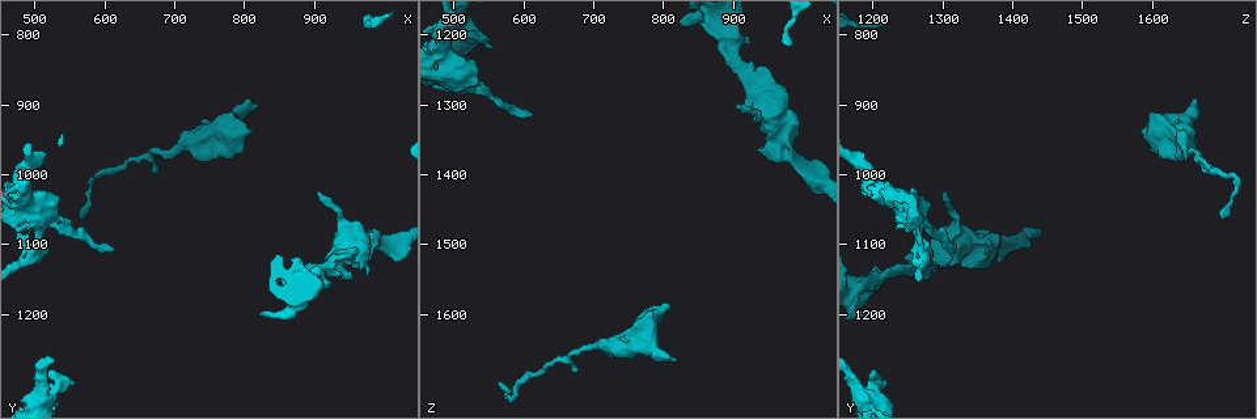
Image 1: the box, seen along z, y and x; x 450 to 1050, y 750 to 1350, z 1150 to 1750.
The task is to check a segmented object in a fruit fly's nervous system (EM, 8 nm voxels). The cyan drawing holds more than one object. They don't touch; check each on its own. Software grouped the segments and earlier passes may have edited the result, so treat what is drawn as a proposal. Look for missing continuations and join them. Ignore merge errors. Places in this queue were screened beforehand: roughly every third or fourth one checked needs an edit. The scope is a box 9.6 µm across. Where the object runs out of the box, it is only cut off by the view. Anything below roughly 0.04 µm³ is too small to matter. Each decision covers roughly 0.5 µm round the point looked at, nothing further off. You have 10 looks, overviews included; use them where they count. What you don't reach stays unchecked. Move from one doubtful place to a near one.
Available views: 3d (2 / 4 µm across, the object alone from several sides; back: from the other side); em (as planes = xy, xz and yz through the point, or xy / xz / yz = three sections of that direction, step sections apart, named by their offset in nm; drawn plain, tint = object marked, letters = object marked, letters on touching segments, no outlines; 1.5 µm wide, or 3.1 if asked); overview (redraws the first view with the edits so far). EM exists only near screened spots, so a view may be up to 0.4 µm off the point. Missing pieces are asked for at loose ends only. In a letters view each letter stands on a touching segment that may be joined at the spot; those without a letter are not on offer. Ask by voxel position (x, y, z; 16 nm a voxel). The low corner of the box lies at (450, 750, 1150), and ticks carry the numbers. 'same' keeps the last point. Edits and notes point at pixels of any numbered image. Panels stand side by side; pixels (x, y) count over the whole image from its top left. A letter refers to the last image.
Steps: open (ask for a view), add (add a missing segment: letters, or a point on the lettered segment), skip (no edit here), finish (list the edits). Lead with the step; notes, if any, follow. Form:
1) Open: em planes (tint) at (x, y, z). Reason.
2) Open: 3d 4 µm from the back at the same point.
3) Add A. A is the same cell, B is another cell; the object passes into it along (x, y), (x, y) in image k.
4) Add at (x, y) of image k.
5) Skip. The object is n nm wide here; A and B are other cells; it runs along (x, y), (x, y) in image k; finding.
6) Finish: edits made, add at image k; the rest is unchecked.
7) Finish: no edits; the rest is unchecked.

Open: 3d 2 µm at (965, 1135, 1280). An open end.

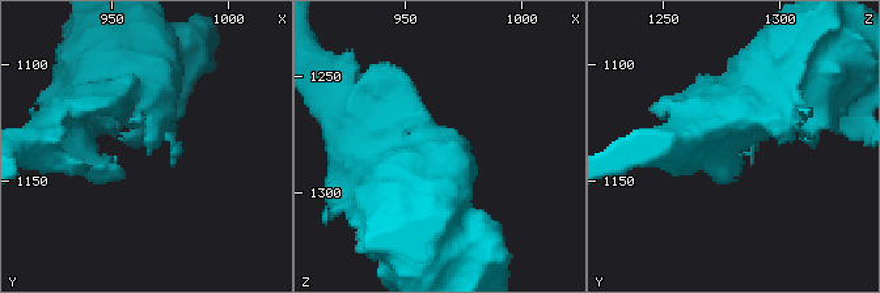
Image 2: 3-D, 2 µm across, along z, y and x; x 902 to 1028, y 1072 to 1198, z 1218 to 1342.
Open: em xy step 4 (letters) at the same point.

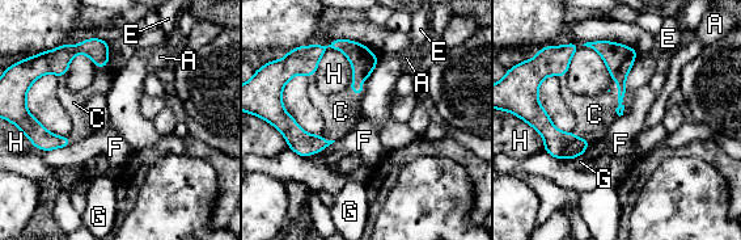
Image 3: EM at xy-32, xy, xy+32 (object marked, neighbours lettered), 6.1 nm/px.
Add C. The longest contact is with H, 280 nm; C is the same cell, A, E, F, G and H are other cells; the neuron continues.

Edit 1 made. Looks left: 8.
Open: em planes (plain) at (565, 1060, 1700).

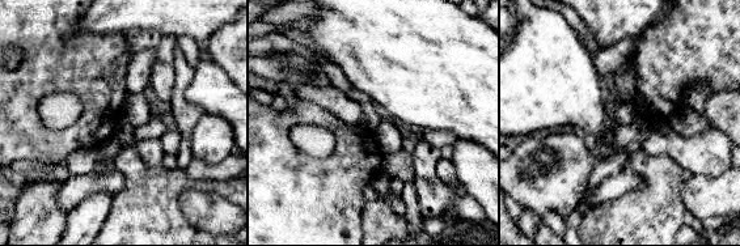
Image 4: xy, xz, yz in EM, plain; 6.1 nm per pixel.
Open: em planes (letters) at the same point.

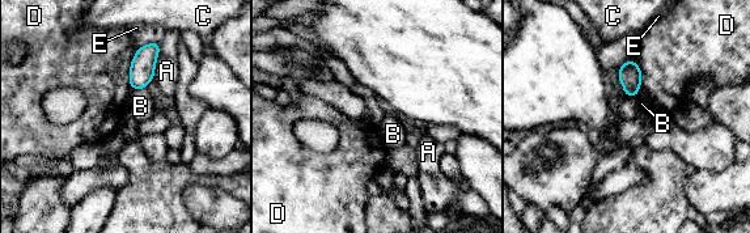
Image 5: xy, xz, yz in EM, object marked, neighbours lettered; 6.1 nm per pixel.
Skip. The longest contact is with D, 260 nm; A, B, C, D and E are other cells; a border runs along (138, 49), (130, 68), (130, 89) in image 5; no lettered segment goes on from it.

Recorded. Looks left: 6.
Open: 3d 2 µm from the back at (670, 1000, 1670). Tapers out.

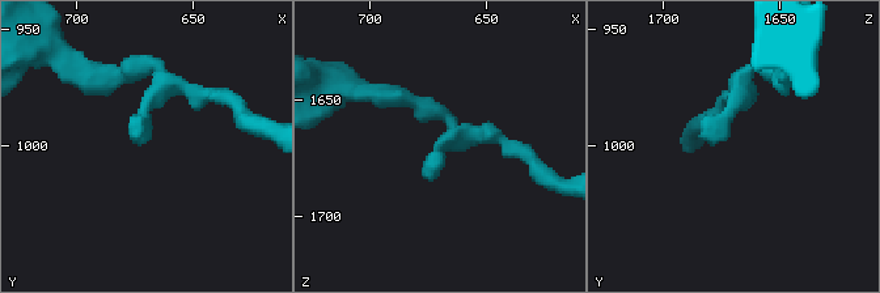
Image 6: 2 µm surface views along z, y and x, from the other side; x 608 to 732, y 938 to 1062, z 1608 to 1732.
Open: em planes (letters) at (670, 998, 1674). Now the EM.

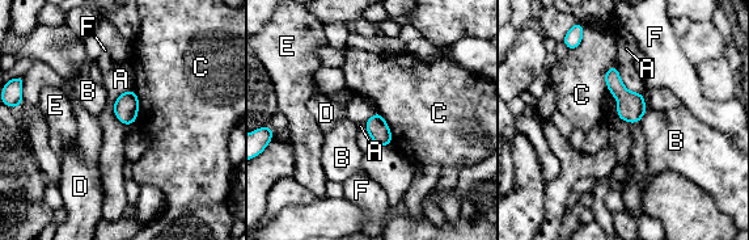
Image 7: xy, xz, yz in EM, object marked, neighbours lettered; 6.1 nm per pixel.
Skip. A, B, C, D, E and F are other cells; a border runs along (616, 67), (622, 84), (640, 93) in image 7; no lettered segment goes on from it.

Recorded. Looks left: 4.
Open: em xy step 8 (tint) at (810, 945, 1590). Free end.

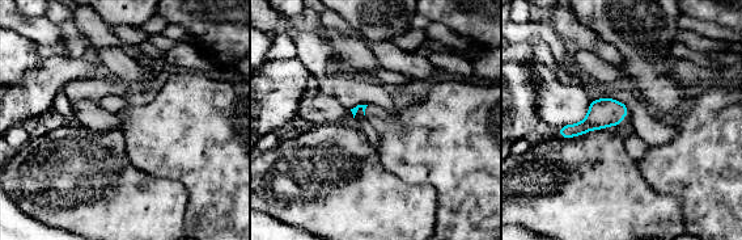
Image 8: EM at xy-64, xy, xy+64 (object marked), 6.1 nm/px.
Open: em planes (letters) at the same point. Another direction.

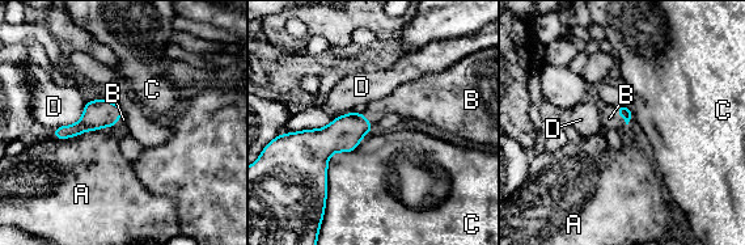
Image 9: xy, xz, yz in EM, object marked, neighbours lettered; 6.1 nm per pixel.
Add B. B is the same cell, A, C and D are other cells; the object passes into it along (623, 112), (619, 115), (609, 118) in image 9; it goes on there.

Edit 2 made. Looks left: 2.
Finish: edits made, add at image 3, add at image 9; the rest is unchecked.

